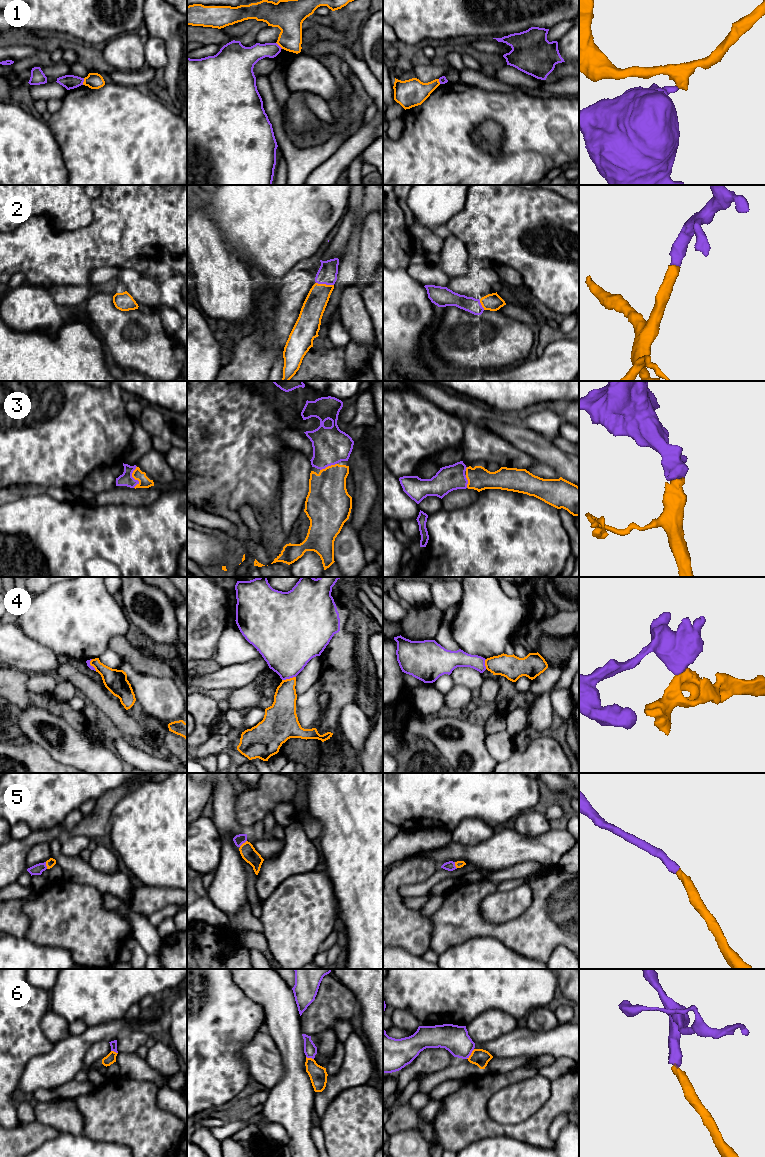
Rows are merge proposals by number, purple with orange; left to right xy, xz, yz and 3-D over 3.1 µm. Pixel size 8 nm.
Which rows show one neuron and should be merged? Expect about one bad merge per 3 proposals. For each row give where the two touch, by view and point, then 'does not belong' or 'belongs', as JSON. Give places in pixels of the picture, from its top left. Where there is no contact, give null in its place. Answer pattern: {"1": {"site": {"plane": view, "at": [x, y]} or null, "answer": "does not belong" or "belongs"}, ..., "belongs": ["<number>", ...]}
{"1": {"site": {"plane": "xy", "at": [83, 81]}, "answer": "does not belong"}, "2": {"site": {"plane": "xz", "at": [325, 283]}, "answer": "belongs"}, "3": {"site": {"plane": "xy", "at": [132, 477]}, "answer": "belongs"}, "4": {"site": {"plane": "xz", "at": [288, 678]}, "answer": "does not belong"}, "5": {"site": {"plane": "xz", "at": [242, 843]}, "answer": "belongs"}, "6": {"site": {"plane": "yz", "at": [470, 1054]}, "answer": "does not belong"}, "belongs": ["2", "3", "5"]}

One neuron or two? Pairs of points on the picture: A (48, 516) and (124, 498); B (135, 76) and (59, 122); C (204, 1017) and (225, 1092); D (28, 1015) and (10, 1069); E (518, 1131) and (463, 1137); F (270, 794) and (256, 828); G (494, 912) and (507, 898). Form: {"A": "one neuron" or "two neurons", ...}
{"A": "two neurons", "B": "two neurons", "C": "one neuron", "D": "one neuron", "E": "one neuron", "F": "two neurons", "G": "one neuron"}

